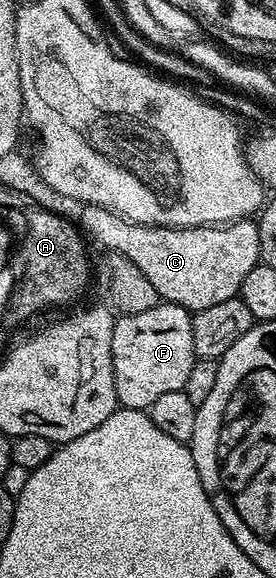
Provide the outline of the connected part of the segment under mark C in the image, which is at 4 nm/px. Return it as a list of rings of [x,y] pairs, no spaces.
[[[95,205],[85,206],[81,210],[81,217],[81,232],[91,242],[99,241],[104,247],[103,250],[132,259],[132,263],[136,263],[136,267],[144,271],[144,276],[150,280],[152,287],[156,287],[163,302],[179,305],[191,311],[213,307],[215,303],[224,303],[224,299],[239,296],[242,292],[244,275],[248,275],[252,267],[260,264],[260,235],[257,224],[250,219],[231,221],[221,227],[201,225],[195,229],[161,229],[155,225],[137,225],[104,207]]]

